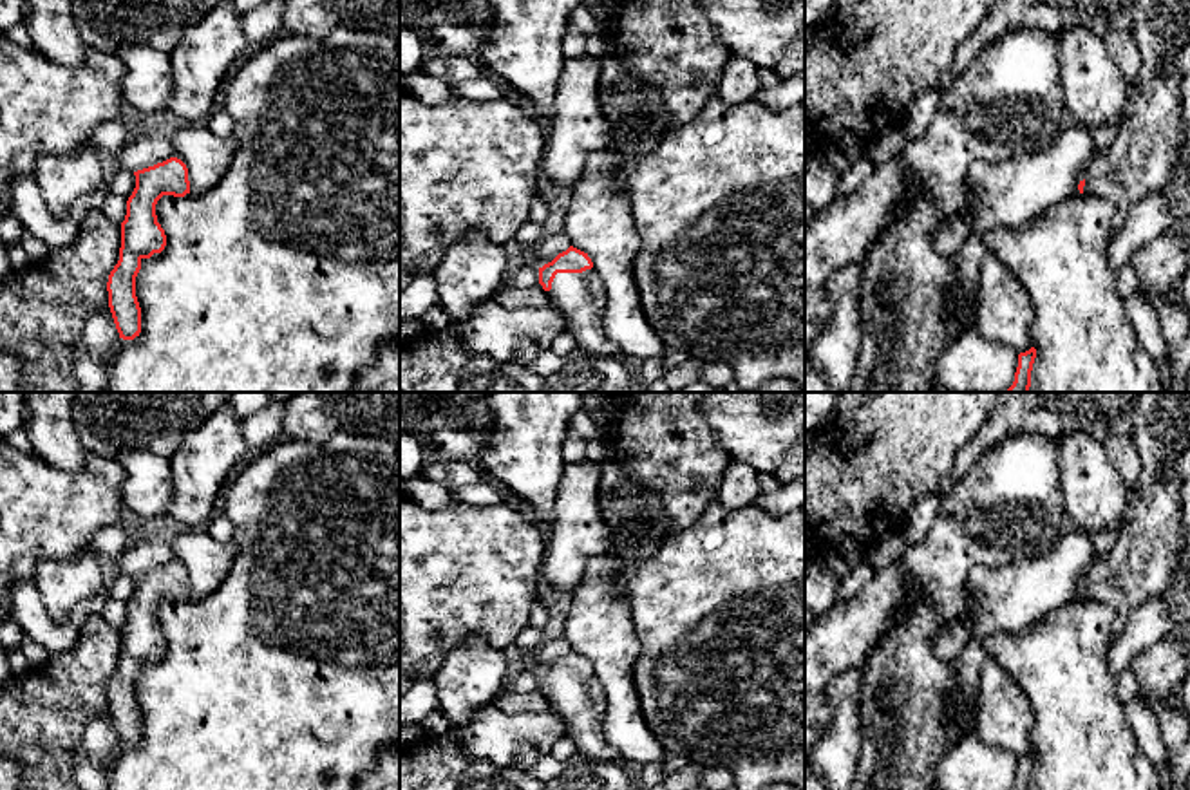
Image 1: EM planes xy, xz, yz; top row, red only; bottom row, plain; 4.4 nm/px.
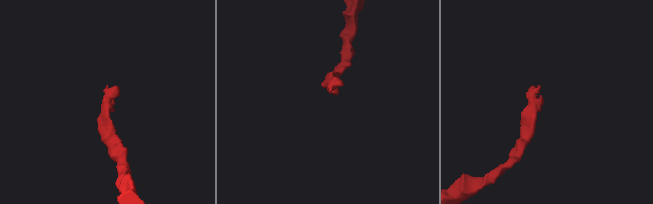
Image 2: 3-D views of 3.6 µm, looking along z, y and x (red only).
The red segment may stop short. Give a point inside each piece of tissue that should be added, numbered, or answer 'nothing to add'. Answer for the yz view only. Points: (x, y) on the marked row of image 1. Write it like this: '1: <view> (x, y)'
1: yz (1140, 161)

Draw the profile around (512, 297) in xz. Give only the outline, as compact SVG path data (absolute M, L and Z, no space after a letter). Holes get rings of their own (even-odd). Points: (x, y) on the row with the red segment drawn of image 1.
M541 286L499 289L494 300L503 307L539 307L552 304L548 291Z

